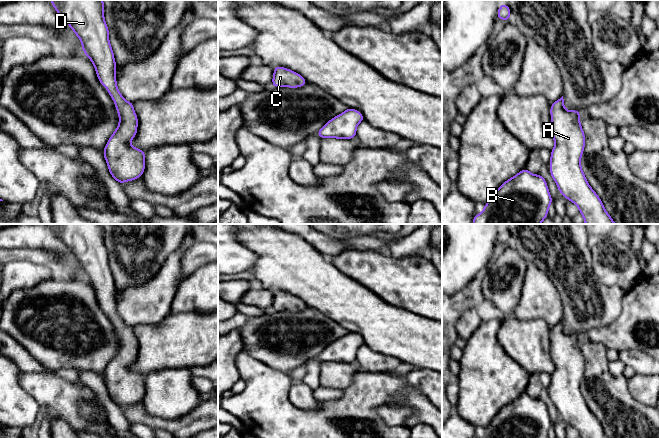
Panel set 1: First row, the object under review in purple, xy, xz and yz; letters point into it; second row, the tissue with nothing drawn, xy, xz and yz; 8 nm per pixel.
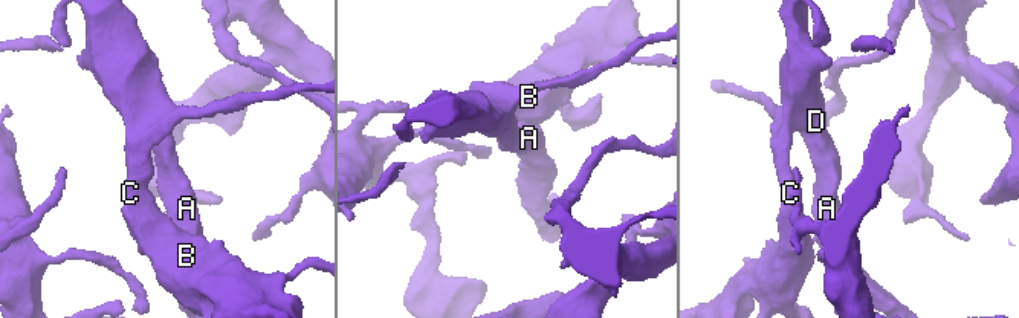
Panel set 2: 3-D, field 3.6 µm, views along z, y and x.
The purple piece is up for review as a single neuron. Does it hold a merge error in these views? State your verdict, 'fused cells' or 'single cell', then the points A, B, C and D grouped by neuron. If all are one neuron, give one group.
single cell; groups A B C D

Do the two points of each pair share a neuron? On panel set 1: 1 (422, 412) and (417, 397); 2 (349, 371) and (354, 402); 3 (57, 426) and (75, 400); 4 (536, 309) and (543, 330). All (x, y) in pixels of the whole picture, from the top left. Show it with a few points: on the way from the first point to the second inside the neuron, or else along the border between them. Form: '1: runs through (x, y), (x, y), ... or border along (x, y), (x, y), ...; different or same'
1: runs through (422, 408), (417, 401); same
2: border along (359, 370), (354, 374), (352, 381), (342, 390); different
3: border along (49, 418), (58, 418), (65, 421), (71, 427); different
4: border along (516, 317), (522, 320), (542, 319), (550, 328); different

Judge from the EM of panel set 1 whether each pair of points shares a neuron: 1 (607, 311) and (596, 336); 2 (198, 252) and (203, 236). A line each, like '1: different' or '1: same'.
1: different
2: different

